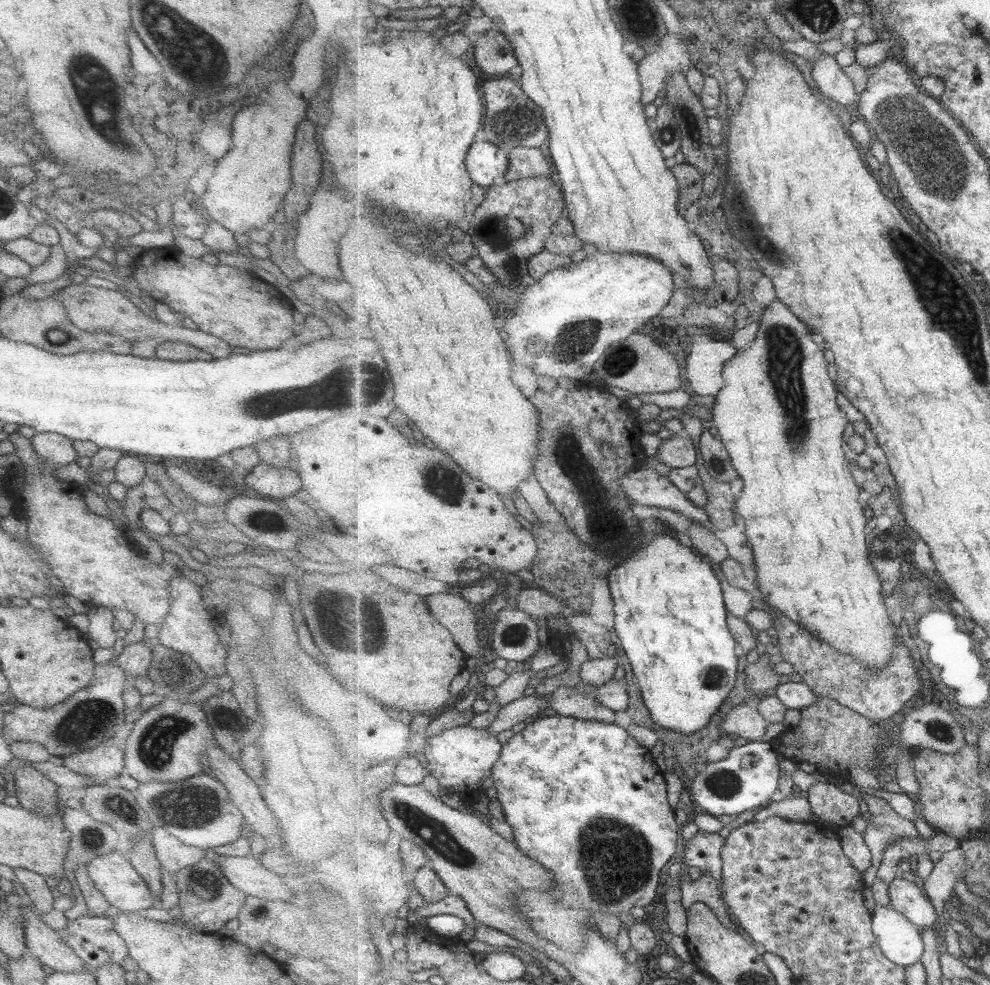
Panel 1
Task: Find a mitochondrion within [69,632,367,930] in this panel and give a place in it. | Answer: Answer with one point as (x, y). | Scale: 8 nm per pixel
(179, 808)

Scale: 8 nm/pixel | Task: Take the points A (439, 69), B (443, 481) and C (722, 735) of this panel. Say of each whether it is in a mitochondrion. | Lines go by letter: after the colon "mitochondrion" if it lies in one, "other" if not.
A: other
B: mitochondrion
C: other

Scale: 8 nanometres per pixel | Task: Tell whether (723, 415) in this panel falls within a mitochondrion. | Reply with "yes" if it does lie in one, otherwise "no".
no

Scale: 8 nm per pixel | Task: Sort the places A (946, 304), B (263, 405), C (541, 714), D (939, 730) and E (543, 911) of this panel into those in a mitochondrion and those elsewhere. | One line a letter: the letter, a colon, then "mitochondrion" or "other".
A: mitochondrion
B: mitochondrion
C: other
D: mitochondrion
E: other

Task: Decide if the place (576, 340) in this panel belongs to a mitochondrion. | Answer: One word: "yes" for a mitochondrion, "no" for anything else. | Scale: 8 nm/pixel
yes

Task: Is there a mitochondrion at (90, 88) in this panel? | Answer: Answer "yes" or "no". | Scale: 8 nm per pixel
yes

